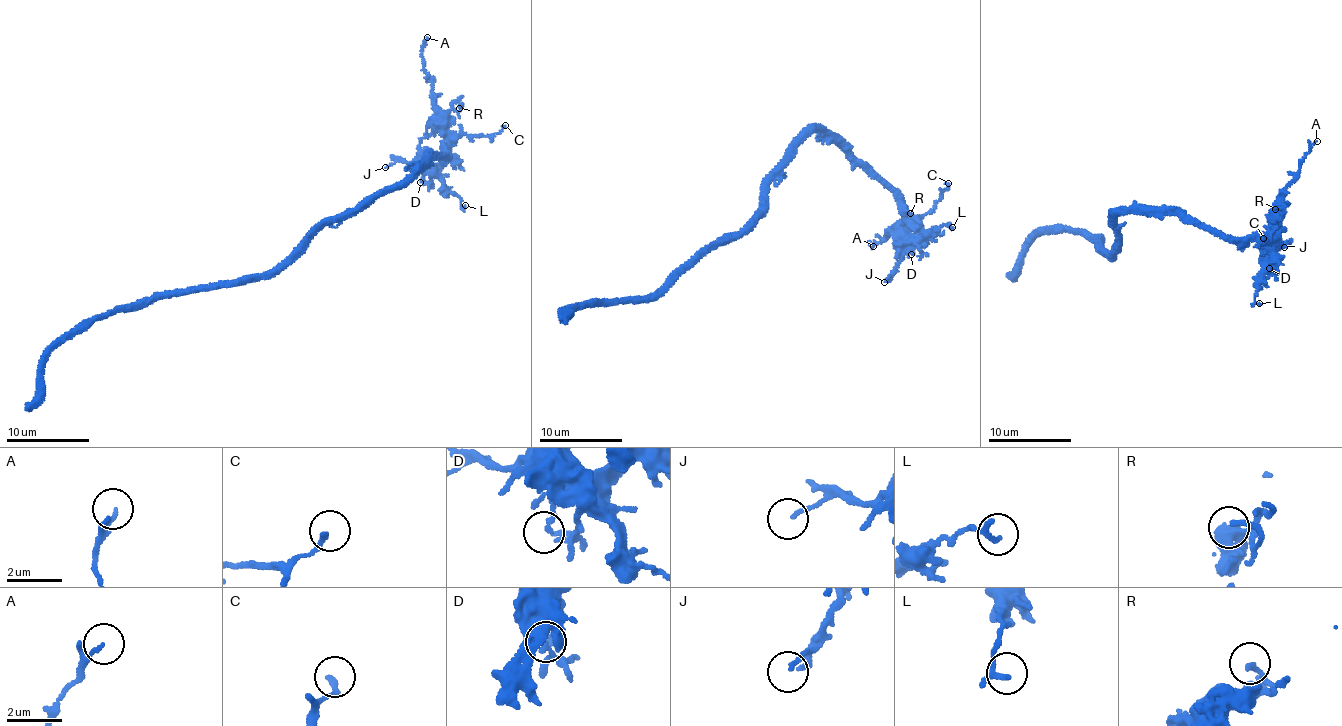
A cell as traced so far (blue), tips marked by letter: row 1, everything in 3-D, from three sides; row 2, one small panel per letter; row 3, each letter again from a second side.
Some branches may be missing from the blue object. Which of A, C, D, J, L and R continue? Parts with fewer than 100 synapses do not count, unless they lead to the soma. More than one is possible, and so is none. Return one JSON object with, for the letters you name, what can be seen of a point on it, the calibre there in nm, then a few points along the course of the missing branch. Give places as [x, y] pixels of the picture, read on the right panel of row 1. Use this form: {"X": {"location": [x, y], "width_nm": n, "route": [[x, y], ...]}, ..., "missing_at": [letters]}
{"missing_at": []}

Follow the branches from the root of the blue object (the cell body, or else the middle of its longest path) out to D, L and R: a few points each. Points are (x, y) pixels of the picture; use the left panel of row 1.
D: (318, 229), (413, 180), (431, 152), (445, 157), (444, 151), (445, 158), (426, 171), (420, 182)
L: (318, 229), (413, 180), (431, 152), (445, 157), (444, 151), (440, 171), (445, 189), (465, 205)
R: (318, 229), (413, 180), (431, 152), (445, 157), (449, 115), (459, 108)

